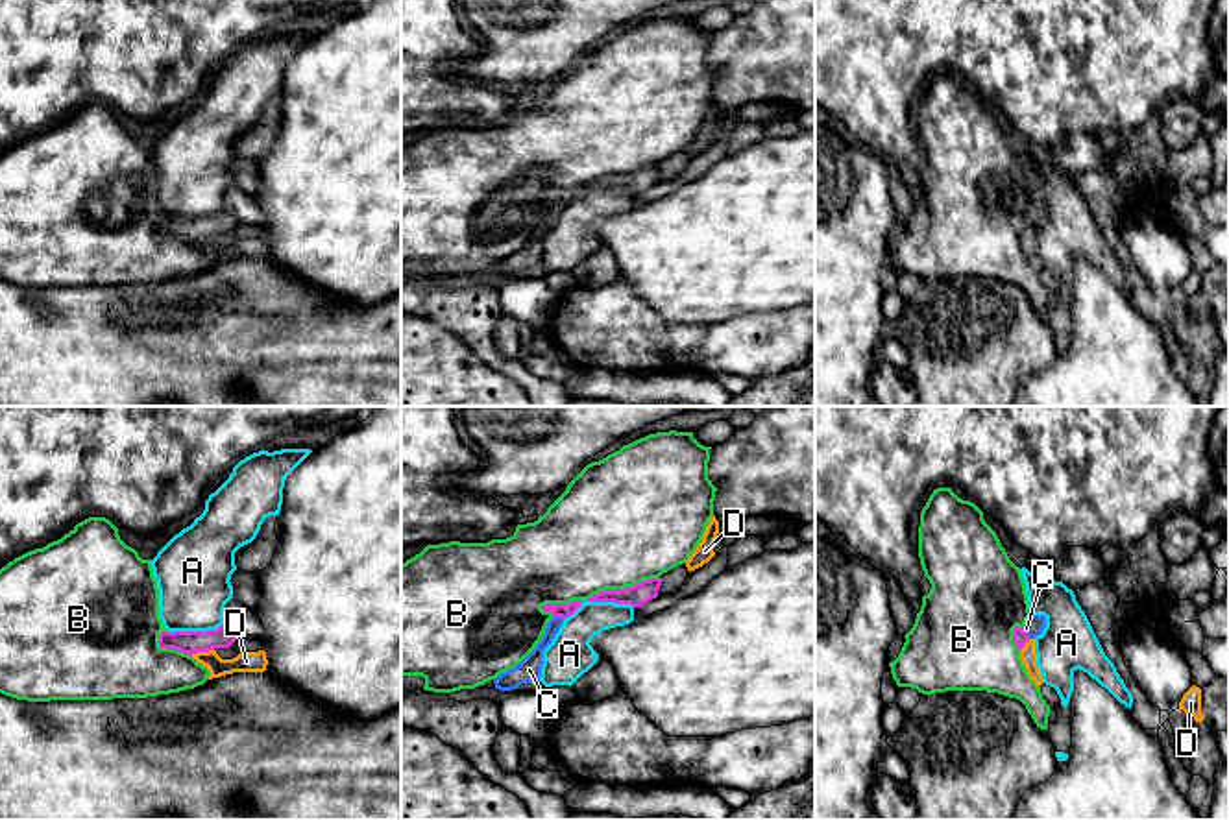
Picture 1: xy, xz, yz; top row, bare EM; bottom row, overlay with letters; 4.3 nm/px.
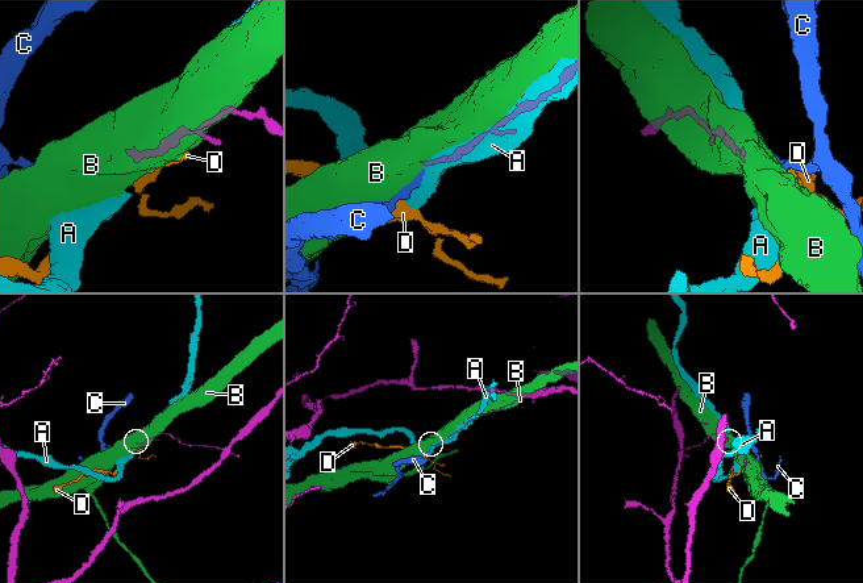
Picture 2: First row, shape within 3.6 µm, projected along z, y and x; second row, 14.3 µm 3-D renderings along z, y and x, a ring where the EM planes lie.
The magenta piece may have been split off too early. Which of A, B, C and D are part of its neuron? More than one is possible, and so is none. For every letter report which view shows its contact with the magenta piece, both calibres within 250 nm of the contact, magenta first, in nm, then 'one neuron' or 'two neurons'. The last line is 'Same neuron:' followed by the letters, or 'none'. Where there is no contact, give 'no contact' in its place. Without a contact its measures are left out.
A: meets magenta in xz; 90 nm thick on the magenta side, 180 nm on the other; two neurons
B: meets magenta in xz; 90 nm thick on the magenta side, 480 nm on the other; two neurons
C: meets magenta in xz; 60 nm thick on the magenta side, 90 nm on the other; two neurons
D: meets magenta in xy; 100 nm thick on the magenta side, 100 nm on the other; two neurons
Same neuron: none

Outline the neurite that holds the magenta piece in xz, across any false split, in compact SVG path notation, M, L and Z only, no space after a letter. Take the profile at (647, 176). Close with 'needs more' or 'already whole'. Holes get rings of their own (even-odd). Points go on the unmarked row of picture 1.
M651 164L625 175L604 175L588 185L588 188L615 188L630 190L632 194L641 194L643 190L658 183L660 172L662 164Z; already whole

